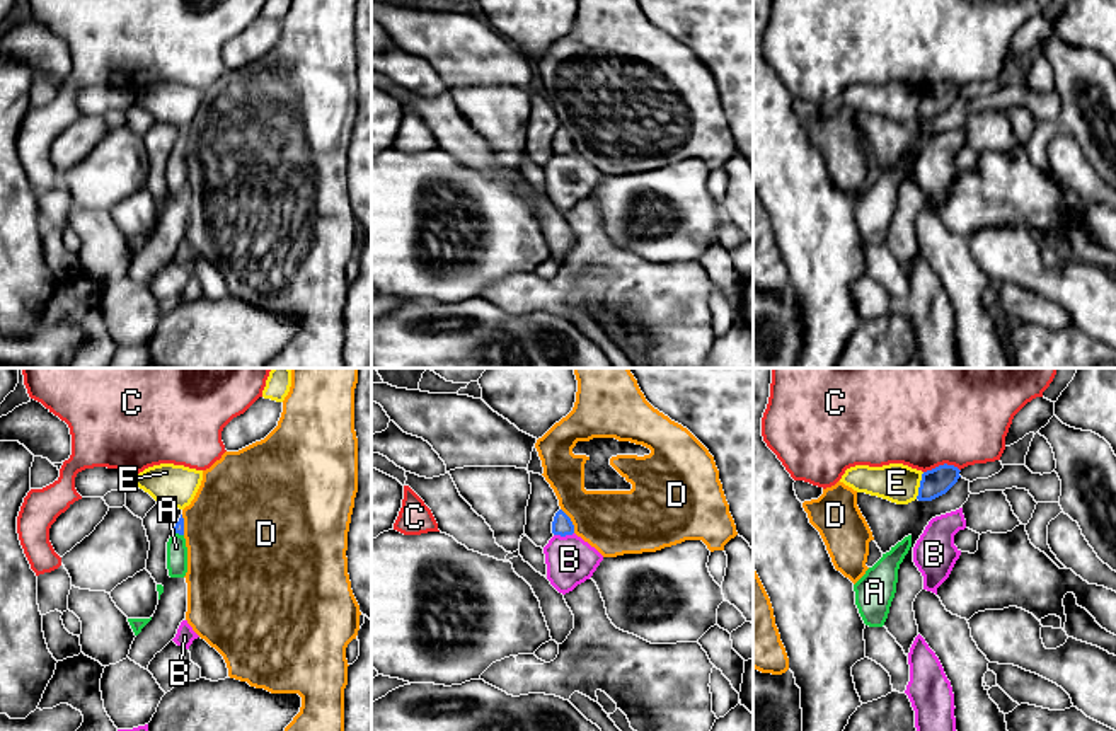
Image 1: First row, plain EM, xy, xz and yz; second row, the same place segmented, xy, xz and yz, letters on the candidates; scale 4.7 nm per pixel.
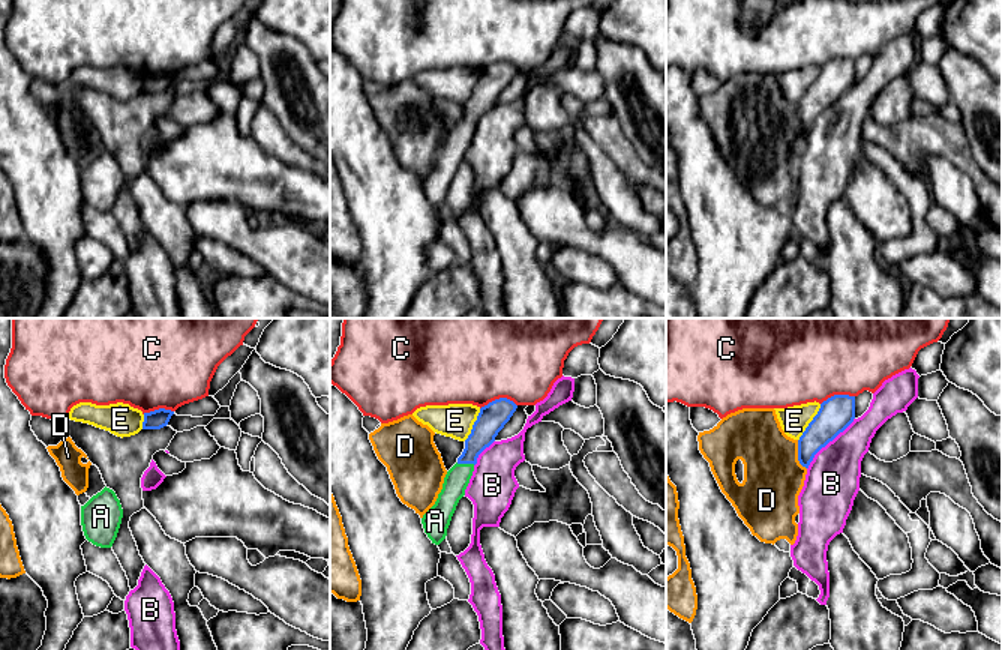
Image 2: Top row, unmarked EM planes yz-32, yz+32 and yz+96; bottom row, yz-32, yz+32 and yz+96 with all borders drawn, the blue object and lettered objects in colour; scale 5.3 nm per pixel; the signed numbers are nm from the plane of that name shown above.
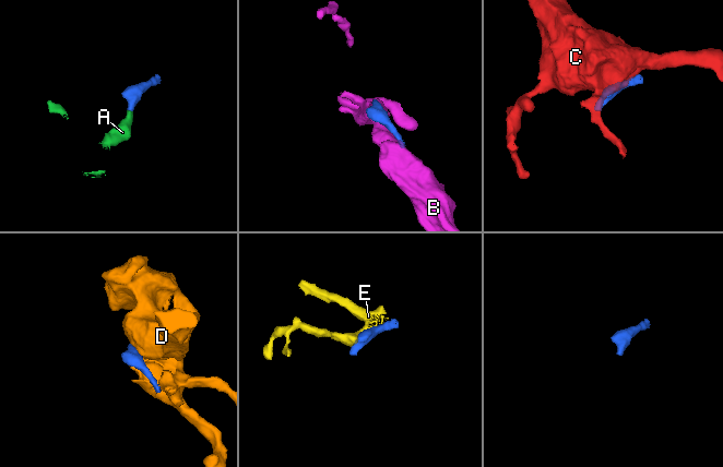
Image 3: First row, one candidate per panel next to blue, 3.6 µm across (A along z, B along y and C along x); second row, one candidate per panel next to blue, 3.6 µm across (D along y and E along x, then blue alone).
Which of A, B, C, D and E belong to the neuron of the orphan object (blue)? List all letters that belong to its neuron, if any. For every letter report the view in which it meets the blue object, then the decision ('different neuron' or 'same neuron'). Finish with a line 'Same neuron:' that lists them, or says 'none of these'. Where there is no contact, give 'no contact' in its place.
A: xy | same neuron
B: xz | different neuron
C: yz | different neuron
D: xz | different neuron
E: yz | different neuron
Same neuron: A

